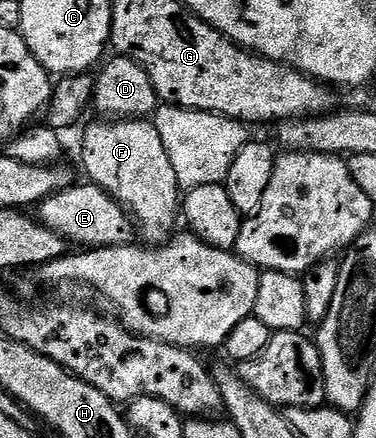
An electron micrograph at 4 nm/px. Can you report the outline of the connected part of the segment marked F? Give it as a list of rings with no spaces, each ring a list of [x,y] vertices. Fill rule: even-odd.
[[[145,118],[100,123],[104,124],[92,124],[85,130],[84,141],[80,144],[80,160],[84,163],[85,174],[88,175],[85,177],[109,192],[124,207],[125,213],[138,225],[139,235],[141,232],[149,240],[145,240],[149,245],[159,246],[171,240],[177,231],[176,220],[178,224],[178,213],[182,208],[182,189],[153,121]]]

